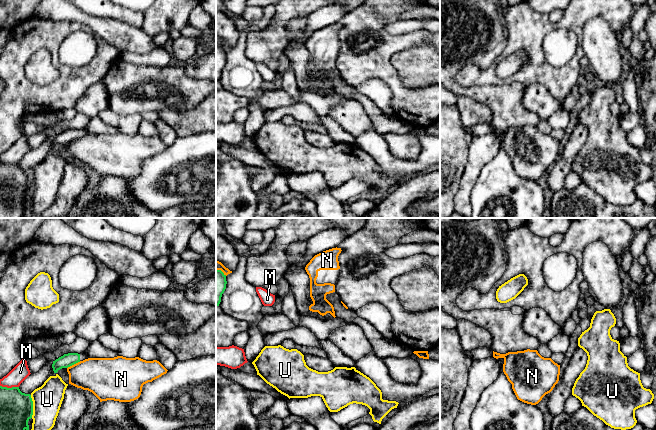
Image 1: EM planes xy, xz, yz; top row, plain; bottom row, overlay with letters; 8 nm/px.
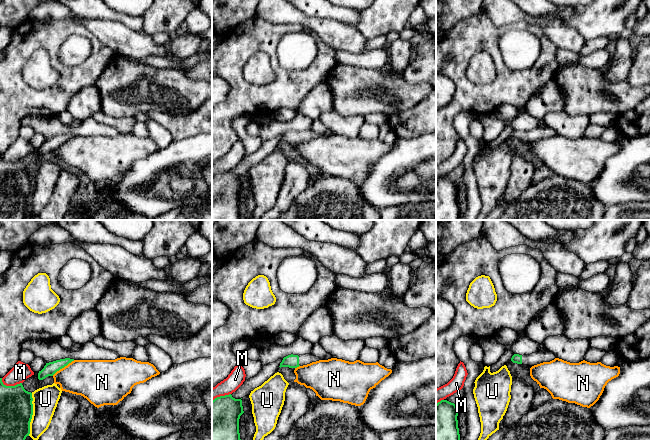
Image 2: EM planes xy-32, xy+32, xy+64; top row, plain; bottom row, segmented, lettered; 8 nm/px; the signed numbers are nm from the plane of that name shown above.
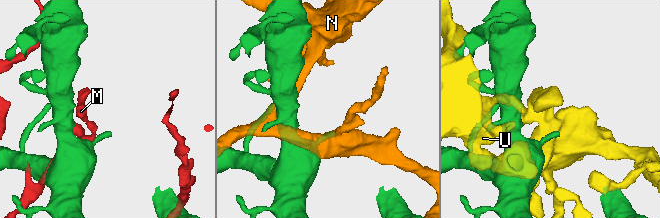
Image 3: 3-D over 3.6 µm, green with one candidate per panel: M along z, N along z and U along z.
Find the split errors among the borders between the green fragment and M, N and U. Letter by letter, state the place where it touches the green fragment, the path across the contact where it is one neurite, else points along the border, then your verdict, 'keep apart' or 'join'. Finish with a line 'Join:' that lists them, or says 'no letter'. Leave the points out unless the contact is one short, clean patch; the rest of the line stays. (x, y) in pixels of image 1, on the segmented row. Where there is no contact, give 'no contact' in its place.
M: xy (9, 388) | keep apart
N: xy (73, 364) | keep apart
U: xy (32, 406) | keep apart
Join: no letter

